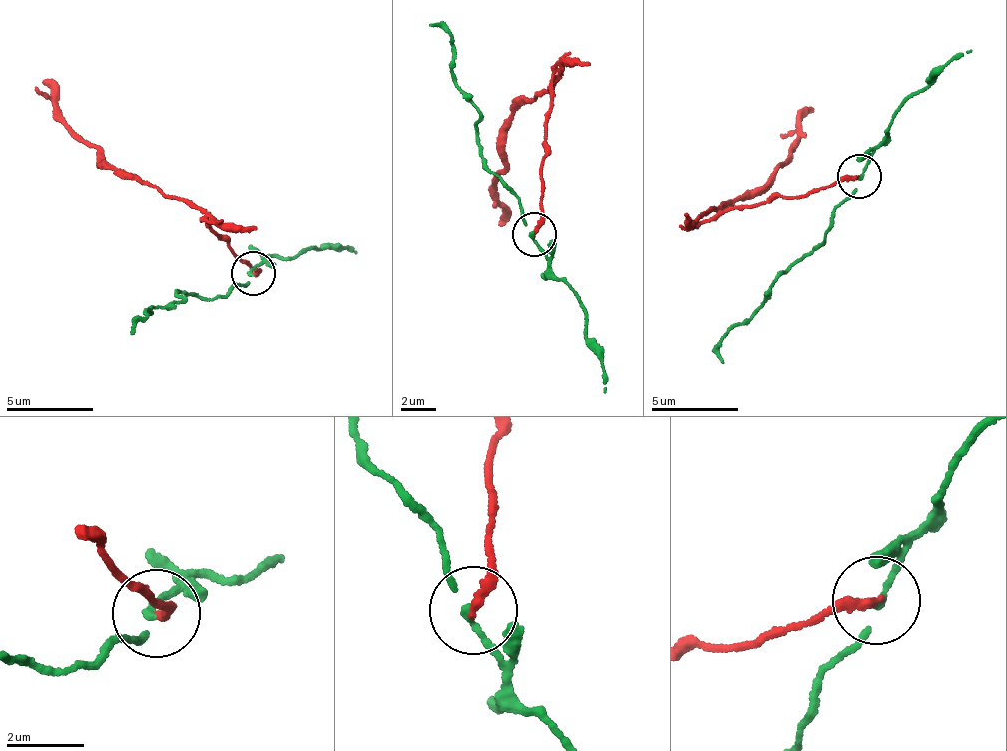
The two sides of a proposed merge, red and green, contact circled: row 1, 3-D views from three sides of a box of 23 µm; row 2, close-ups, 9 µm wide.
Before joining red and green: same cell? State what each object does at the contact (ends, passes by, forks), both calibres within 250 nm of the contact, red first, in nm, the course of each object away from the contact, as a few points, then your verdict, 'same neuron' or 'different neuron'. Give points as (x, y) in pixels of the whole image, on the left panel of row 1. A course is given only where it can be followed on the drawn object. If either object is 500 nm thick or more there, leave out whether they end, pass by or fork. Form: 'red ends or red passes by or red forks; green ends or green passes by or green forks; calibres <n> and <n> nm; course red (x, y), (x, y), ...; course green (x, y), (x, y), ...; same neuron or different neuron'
red ends; green passes by; calibres 220 and 140 nm; course red (253, 273), (250, 266), (201, 217), (197, 206), (163, 196), (113, 167), (66, 123), (55, 88), (44, 81); course green (253, 273), (220, 297), (189, 296), (180, 288), (184, 299), (154, 306), (131, 333); different neuron

